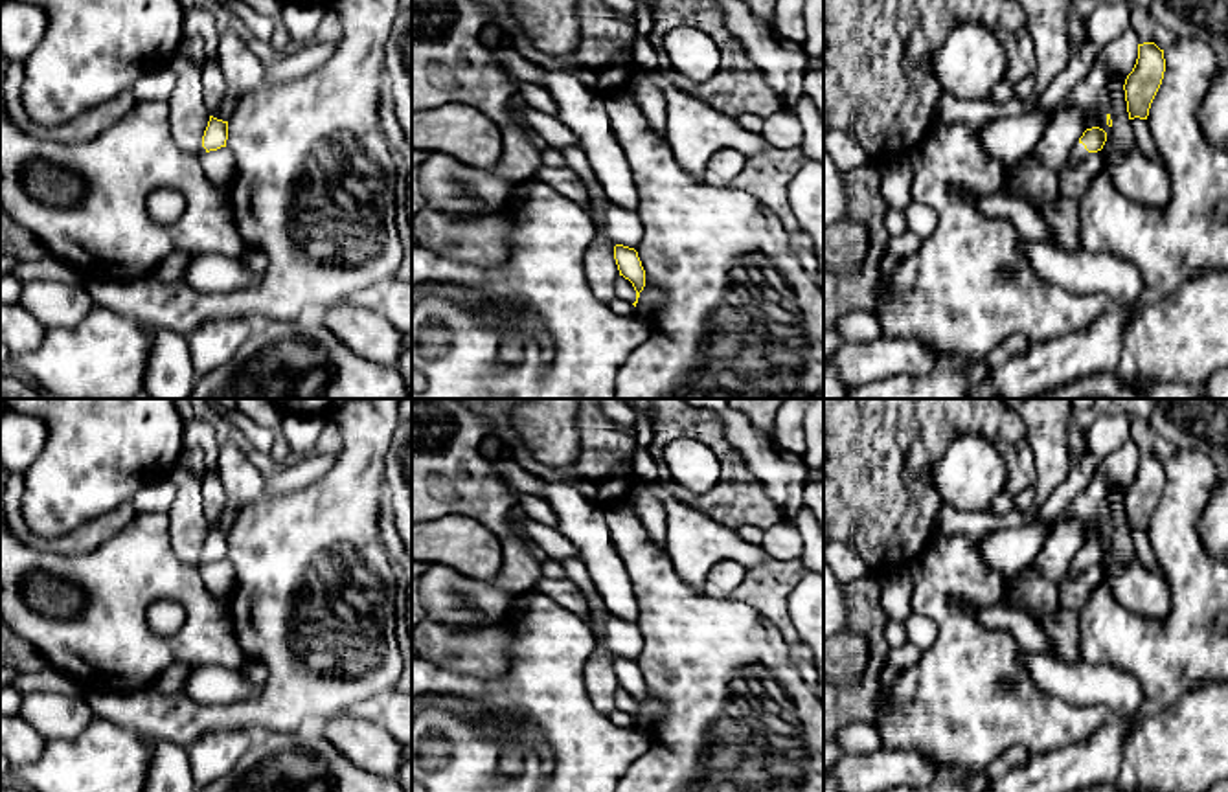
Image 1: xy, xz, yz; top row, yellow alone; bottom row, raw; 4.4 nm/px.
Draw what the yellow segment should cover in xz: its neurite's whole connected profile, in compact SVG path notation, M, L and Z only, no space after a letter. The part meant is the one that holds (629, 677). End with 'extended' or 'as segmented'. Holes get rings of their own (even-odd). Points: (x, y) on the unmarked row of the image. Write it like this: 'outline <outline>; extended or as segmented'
outline M616 656L614 658L614 671L616 671L620 687L629 691L636 702L636 713L632 715L636 718L640 704L645 698L645 682L642 678L638 663L634 660Z; as segmented

